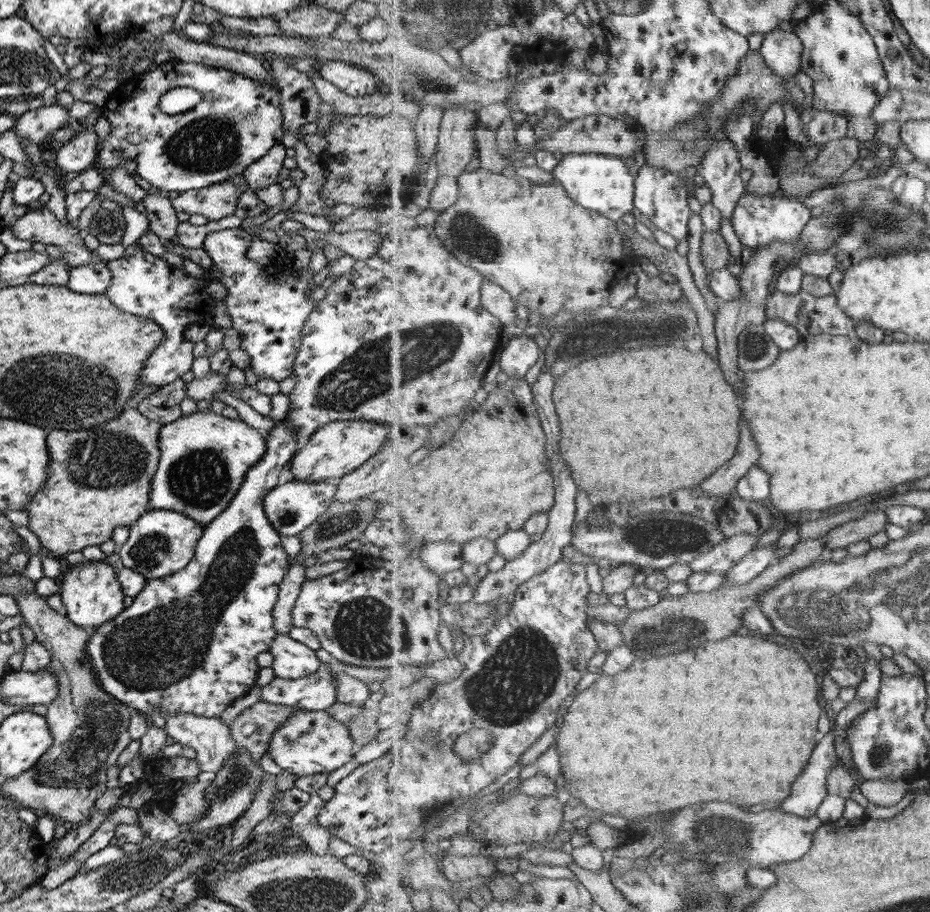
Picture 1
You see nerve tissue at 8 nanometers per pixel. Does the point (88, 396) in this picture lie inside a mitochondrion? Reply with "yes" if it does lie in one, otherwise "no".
yes

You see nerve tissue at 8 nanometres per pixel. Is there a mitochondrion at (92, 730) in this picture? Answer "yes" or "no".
yes

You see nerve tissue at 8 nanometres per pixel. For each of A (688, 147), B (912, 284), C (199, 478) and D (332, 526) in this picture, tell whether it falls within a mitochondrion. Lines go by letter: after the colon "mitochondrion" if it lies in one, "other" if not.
A: mitochondrion
B: other
C: mitochondrion
D: mitochondrion

